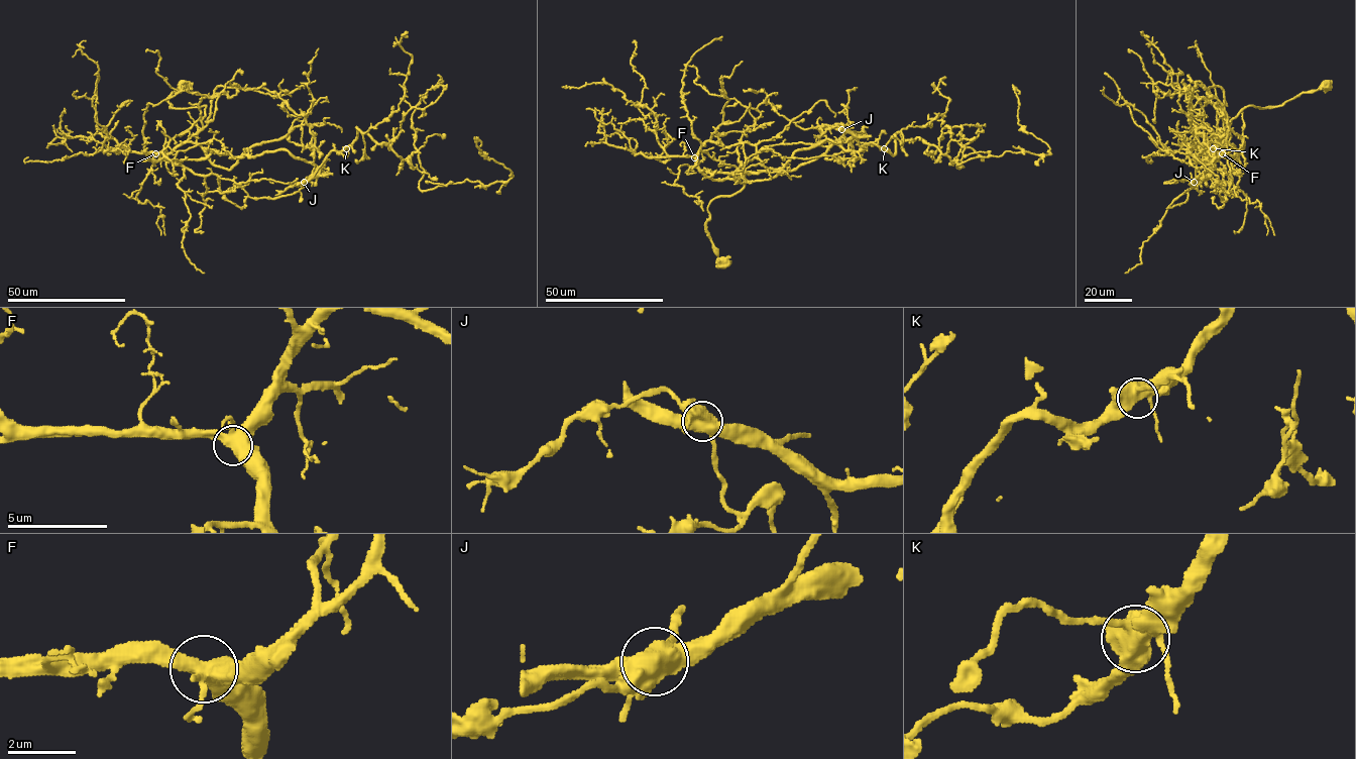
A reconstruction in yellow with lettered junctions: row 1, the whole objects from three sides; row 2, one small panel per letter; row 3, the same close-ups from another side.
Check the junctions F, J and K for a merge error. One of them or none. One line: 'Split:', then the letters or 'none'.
Split: J

